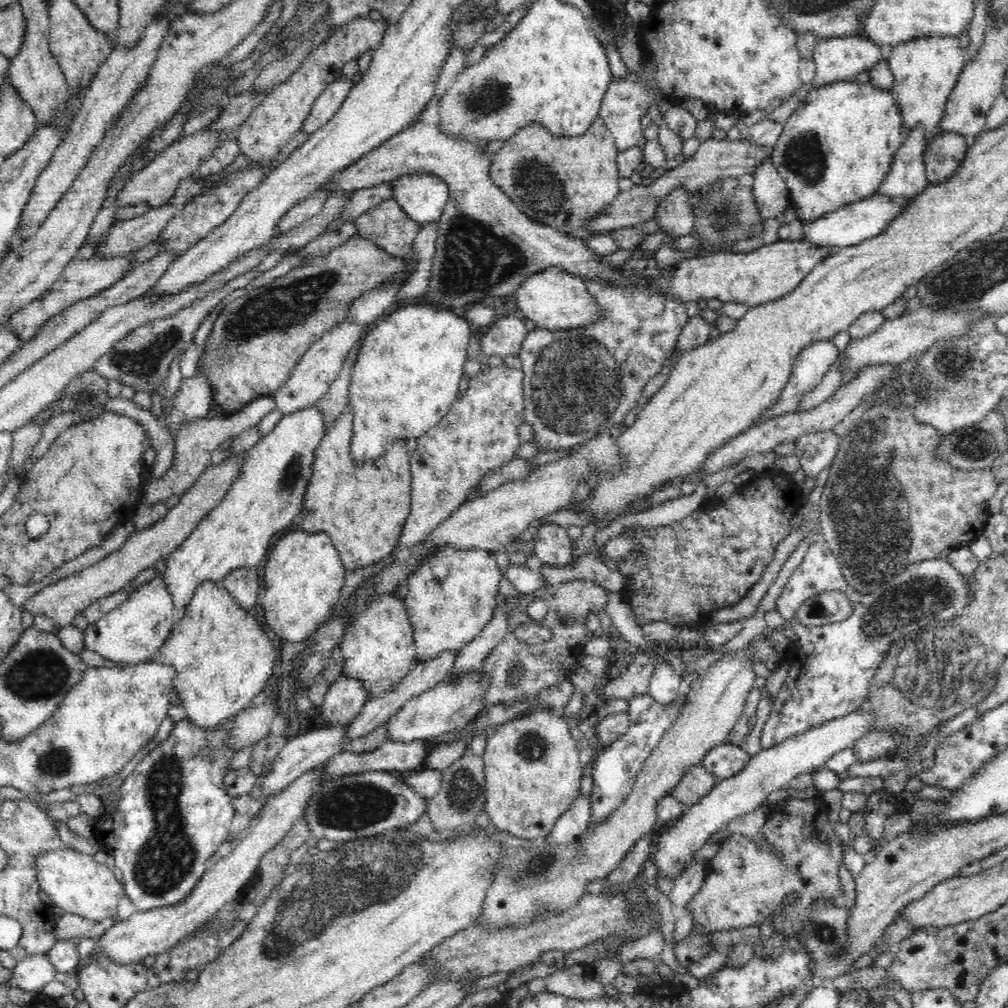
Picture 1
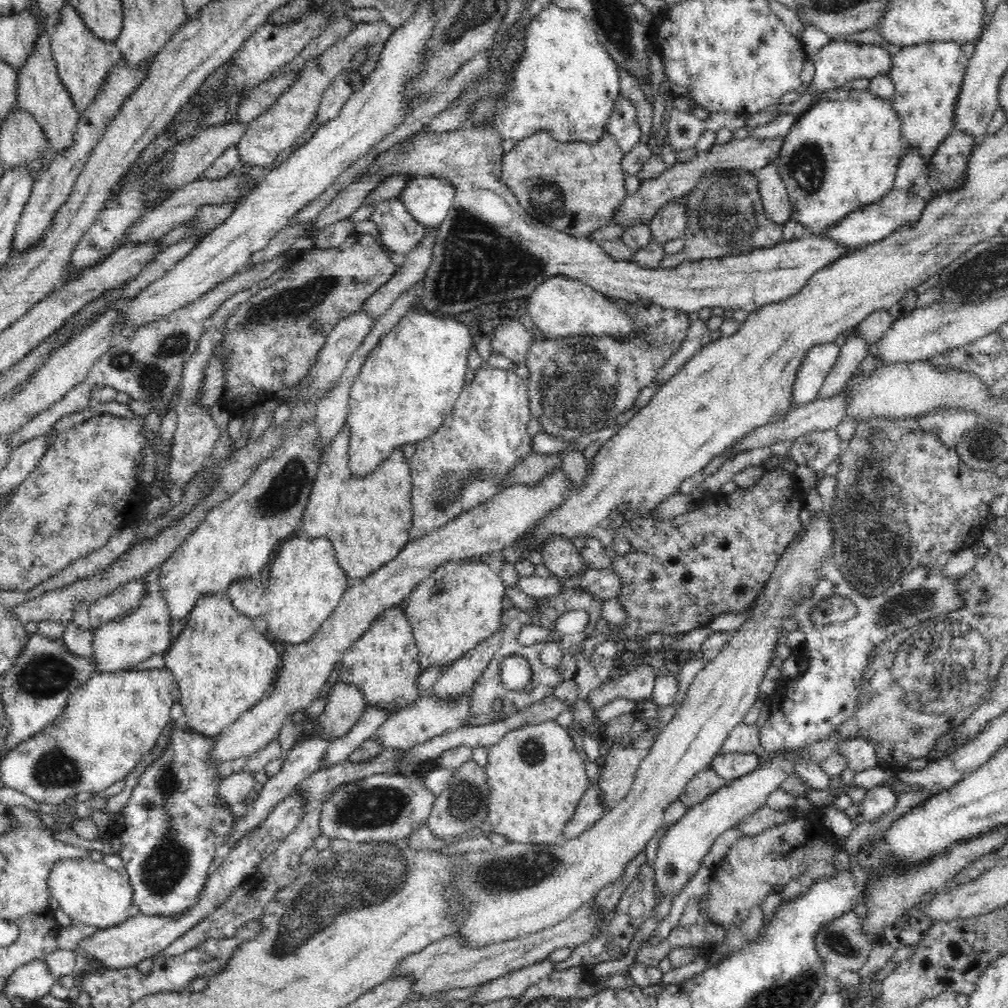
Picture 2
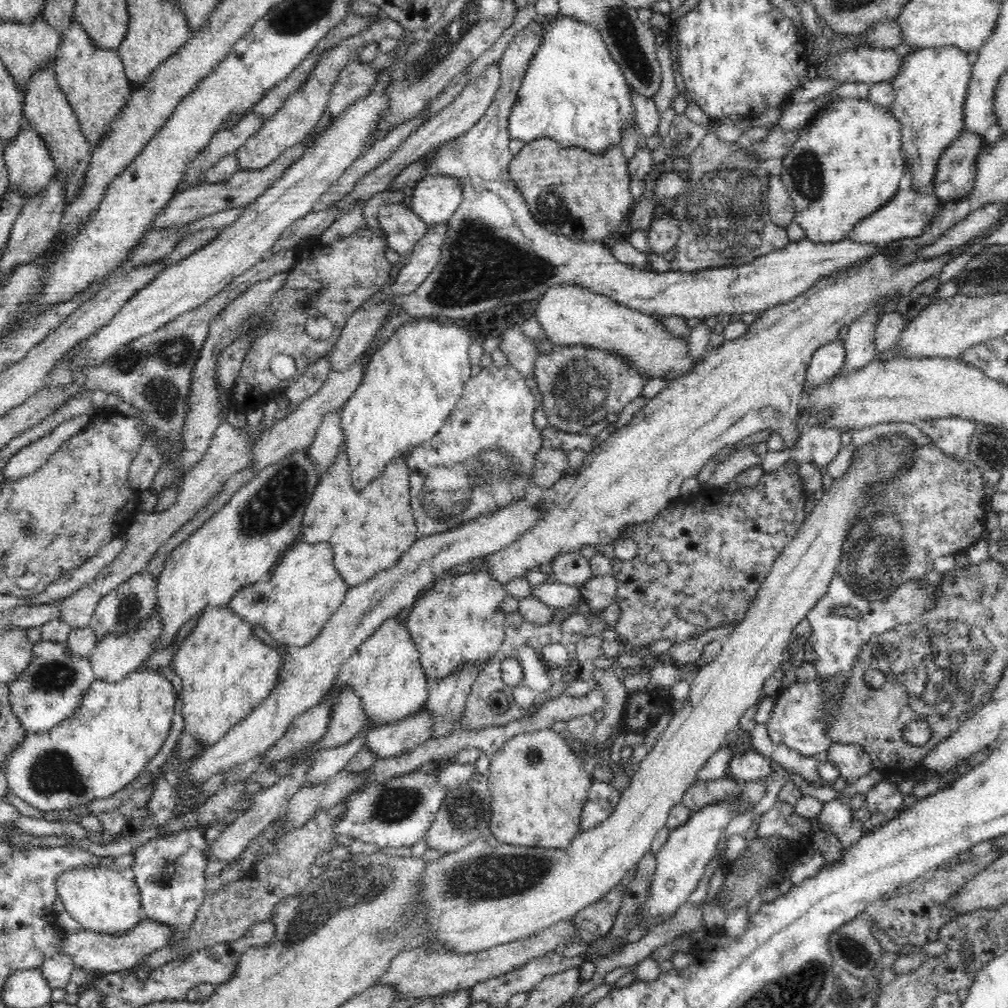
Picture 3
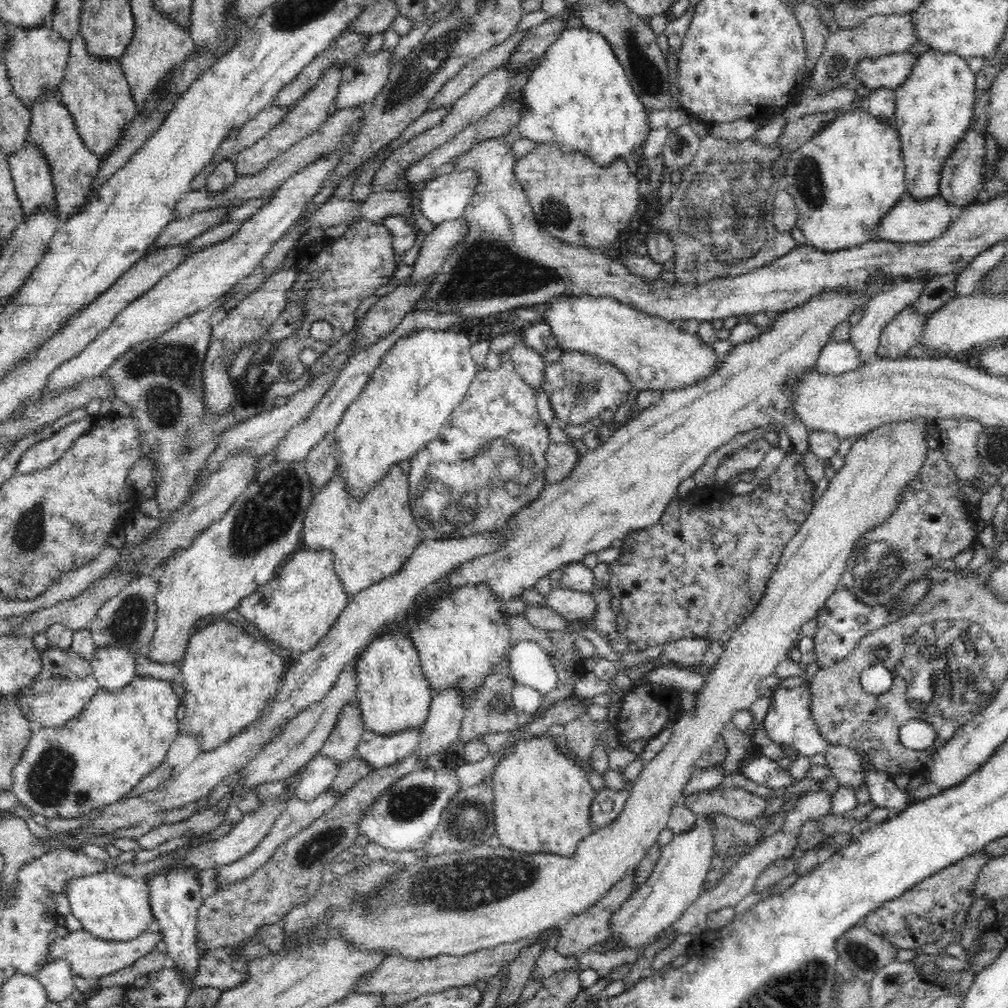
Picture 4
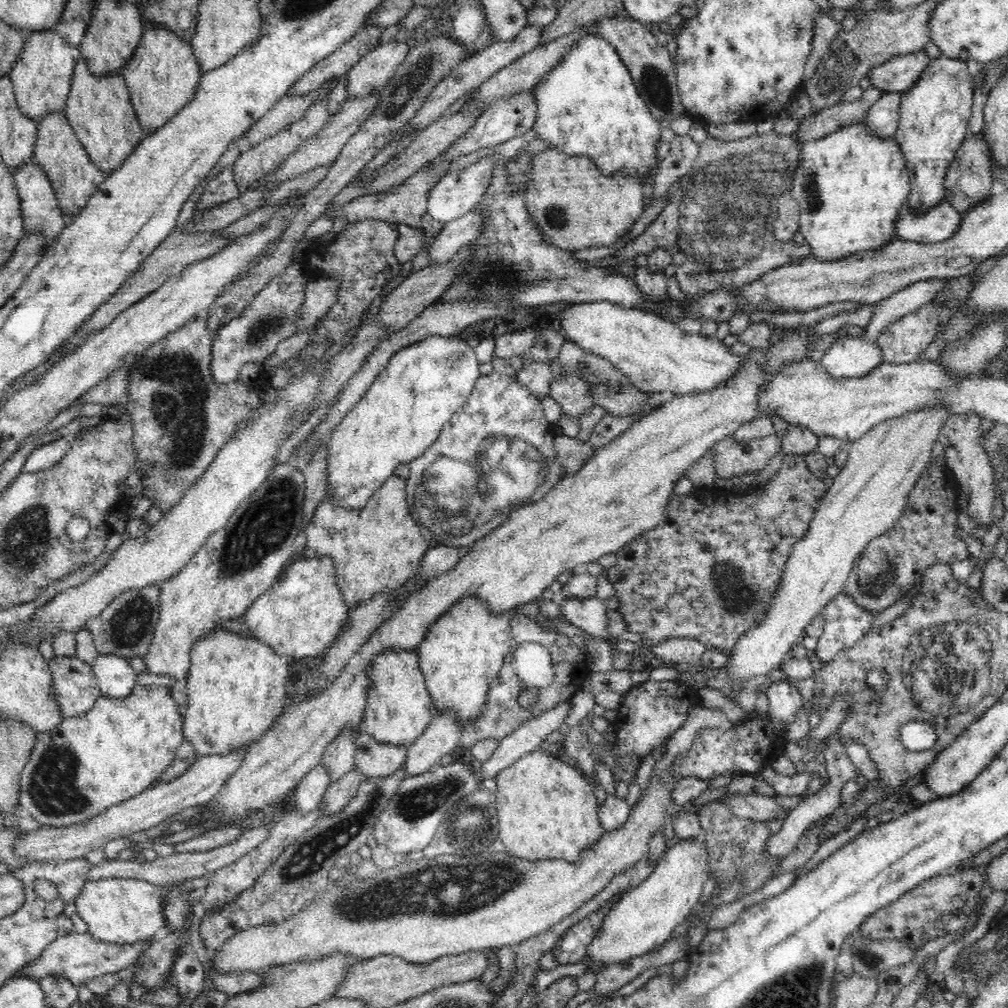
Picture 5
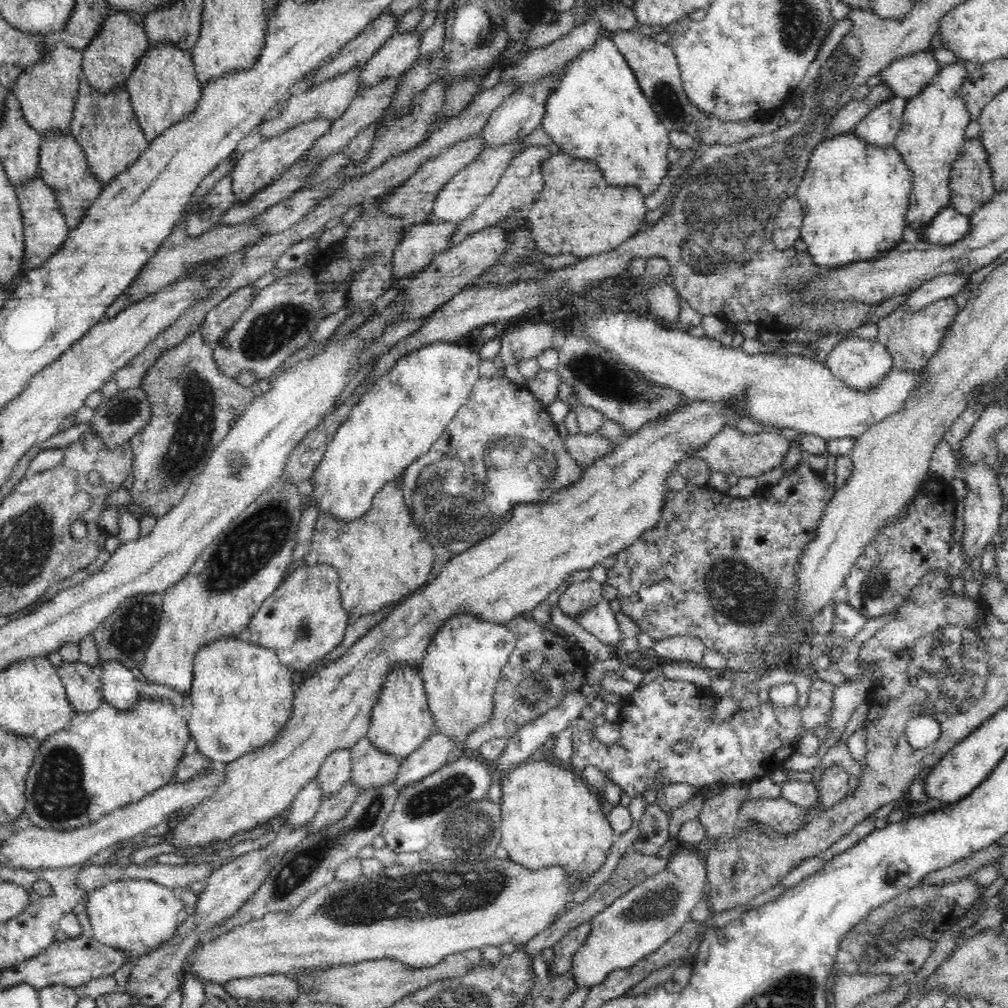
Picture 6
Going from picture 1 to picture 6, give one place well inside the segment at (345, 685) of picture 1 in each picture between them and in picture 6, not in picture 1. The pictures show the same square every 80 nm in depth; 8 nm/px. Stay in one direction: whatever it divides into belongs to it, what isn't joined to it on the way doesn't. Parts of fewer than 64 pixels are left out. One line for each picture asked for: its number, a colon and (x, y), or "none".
2: (345, 705)
3: (347, 717)
4: (342, 743)
5: (339, 756)
6: (336, 770)

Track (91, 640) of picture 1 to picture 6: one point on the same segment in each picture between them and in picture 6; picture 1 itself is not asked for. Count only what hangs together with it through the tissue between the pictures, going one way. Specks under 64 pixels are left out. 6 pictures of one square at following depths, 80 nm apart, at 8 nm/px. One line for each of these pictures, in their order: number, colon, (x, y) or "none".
2: (120, 644)
3: (116, 655)
4: (114, 666)
5: (116, 678)
6: (120, 688)

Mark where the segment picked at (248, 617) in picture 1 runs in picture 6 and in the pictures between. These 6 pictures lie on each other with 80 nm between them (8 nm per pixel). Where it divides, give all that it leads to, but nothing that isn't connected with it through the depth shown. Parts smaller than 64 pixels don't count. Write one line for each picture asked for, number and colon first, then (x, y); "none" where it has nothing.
2: (223, 666)
3: (226, 670)
4: (229, 677)
5: (235, 685)
6: (242, 696)

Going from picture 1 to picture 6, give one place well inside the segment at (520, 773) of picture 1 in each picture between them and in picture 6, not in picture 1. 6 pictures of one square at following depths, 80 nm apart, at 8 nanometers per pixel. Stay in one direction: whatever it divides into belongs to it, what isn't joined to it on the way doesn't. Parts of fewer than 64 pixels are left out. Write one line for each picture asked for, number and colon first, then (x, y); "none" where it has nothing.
2: (536, 778)
3: (538, 785)
4: (542, 802)
5: (546, 809)
6: (549, 816)

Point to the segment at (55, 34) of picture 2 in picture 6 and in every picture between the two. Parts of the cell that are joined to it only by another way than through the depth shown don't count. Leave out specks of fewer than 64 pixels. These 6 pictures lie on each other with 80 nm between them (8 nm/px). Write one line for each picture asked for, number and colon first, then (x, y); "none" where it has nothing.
3: (93, 79)
4: (95, 91)
5: (100, 110)
6: (104, 124)

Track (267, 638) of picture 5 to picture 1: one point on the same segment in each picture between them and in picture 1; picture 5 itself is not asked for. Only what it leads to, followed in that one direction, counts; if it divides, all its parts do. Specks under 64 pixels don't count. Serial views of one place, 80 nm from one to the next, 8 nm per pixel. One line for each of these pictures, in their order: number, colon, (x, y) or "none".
1: (303, 576)
2: (306, 584)
3: (304, 589)
4: (295, 609)

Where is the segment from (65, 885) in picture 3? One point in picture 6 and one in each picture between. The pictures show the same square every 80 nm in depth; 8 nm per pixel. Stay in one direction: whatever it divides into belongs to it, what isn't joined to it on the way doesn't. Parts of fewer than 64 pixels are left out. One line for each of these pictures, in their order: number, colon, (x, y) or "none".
4: (112, 907)
5: (119, 910)
6: (135, 915)

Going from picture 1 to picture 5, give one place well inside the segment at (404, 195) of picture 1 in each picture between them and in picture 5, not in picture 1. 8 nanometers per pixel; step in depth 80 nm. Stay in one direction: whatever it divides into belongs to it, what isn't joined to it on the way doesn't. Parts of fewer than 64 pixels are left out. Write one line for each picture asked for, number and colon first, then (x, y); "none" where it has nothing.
2: (428, 199)
3: (434, 199)
4: (445, 197)
5: (456, 193)

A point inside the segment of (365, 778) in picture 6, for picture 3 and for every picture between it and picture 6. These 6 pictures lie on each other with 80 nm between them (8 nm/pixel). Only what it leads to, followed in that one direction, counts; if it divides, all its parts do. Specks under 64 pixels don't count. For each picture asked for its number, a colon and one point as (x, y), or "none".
3: (391, 739)
4: (379, 751)
5: (374, 758)

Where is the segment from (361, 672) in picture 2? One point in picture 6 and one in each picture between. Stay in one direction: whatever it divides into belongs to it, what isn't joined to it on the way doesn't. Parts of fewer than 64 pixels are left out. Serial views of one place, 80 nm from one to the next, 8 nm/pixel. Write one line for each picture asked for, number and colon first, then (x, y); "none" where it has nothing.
3: (386, 672)
4: (393, 694)
5: (399, 707)
6: (401, 720)

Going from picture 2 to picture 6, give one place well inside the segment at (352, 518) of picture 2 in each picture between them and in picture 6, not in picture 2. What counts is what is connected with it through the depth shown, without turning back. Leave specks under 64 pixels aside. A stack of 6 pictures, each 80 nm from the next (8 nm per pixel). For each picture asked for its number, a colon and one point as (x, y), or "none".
3: (369, 530)
4: (371, 538)
5: (377, 549)
6: (381, 557)

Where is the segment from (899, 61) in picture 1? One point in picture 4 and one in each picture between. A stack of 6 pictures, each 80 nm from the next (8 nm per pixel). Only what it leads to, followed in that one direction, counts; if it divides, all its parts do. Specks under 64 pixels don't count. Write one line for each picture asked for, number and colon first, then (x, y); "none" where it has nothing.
2: (927, 77)
3: (930, 91)
4: (933, 107)

